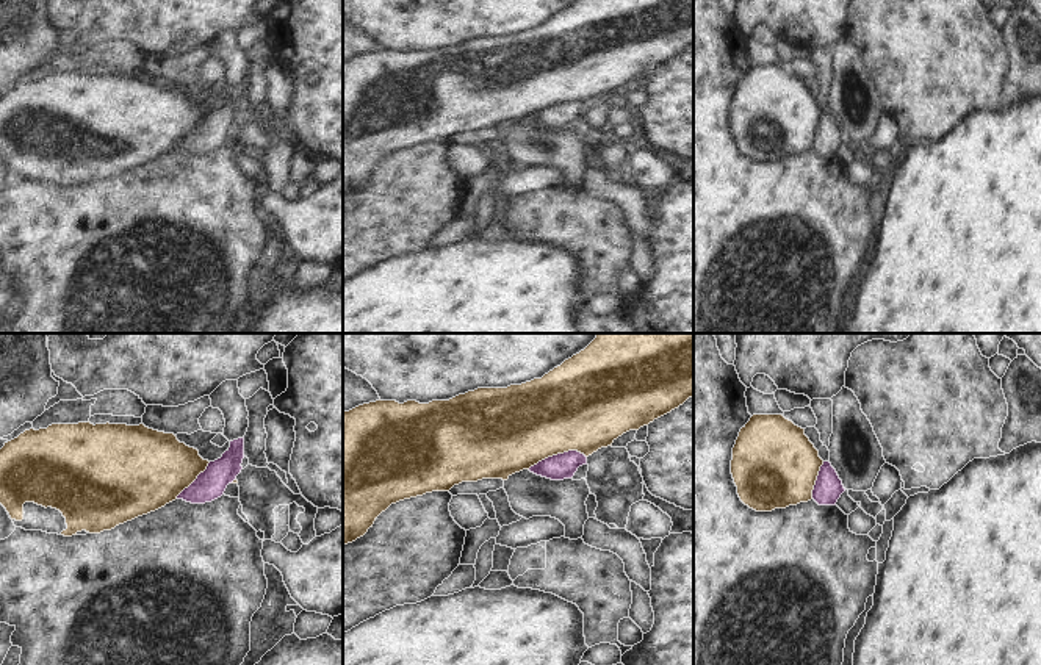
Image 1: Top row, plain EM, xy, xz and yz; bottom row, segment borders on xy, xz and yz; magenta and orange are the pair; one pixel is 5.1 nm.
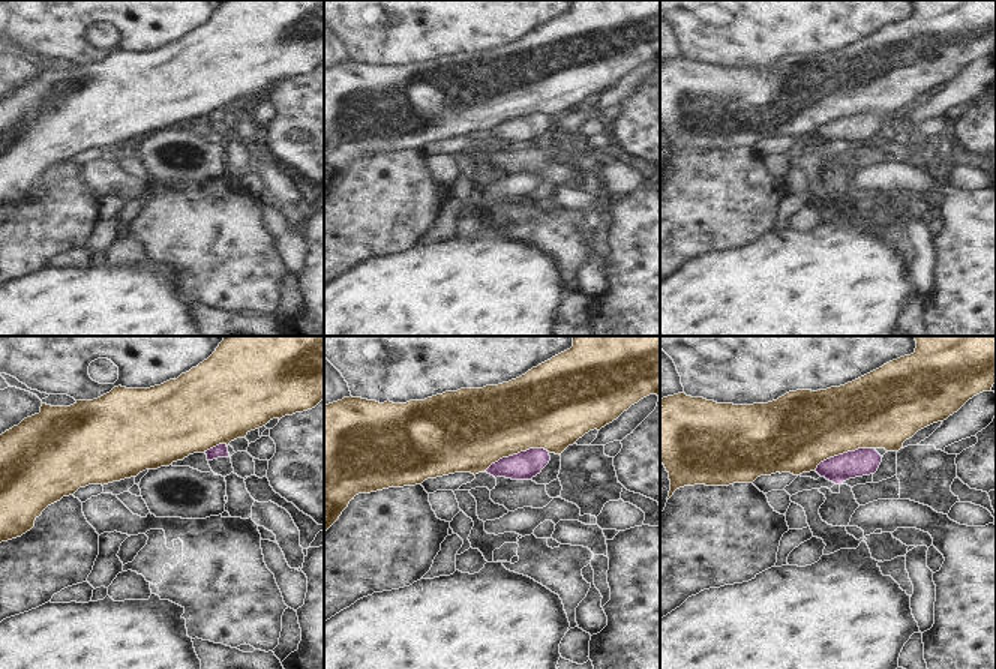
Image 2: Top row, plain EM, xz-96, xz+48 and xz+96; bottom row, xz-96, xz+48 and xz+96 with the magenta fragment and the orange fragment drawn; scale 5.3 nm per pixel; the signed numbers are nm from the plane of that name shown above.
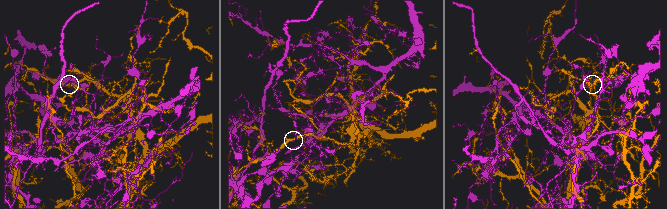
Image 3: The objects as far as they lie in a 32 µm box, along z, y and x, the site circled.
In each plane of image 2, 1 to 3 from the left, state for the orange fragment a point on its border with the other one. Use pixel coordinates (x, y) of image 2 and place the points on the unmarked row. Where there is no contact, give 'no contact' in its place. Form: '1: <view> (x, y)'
1: xz-96 (216, 110)
2: xz+48 (518, 117)
3: xz+96 (843, 117)

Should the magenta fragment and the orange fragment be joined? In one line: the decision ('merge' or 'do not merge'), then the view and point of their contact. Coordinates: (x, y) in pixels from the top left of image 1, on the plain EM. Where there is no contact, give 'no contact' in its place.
do not merge; meets magenta in xz at (558, 104)

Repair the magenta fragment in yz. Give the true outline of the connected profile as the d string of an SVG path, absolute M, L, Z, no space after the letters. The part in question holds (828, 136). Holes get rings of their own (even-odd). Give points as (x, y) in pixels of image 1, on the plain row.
M823 111L812 139L812 149L819 155L836 155L844 141L845 138L836 119L830 111Z

